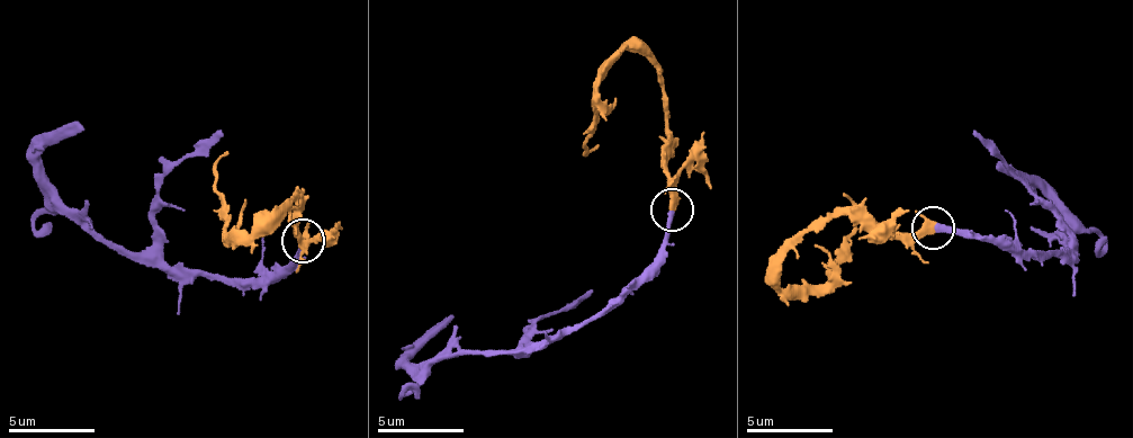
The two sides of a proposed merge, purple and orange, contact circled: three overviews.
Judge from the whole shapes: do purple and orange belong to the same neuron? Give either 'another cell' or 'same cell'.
same cell

